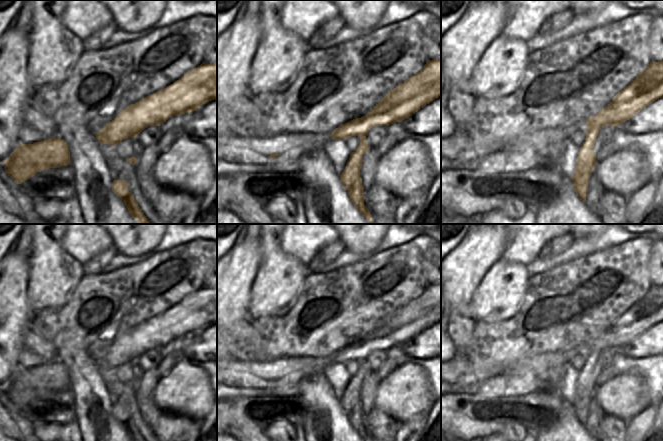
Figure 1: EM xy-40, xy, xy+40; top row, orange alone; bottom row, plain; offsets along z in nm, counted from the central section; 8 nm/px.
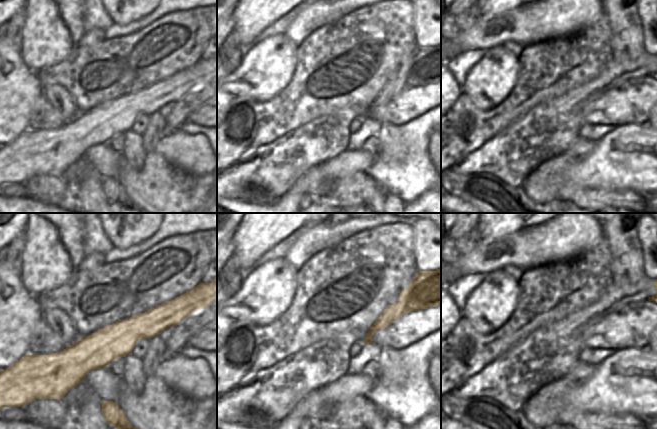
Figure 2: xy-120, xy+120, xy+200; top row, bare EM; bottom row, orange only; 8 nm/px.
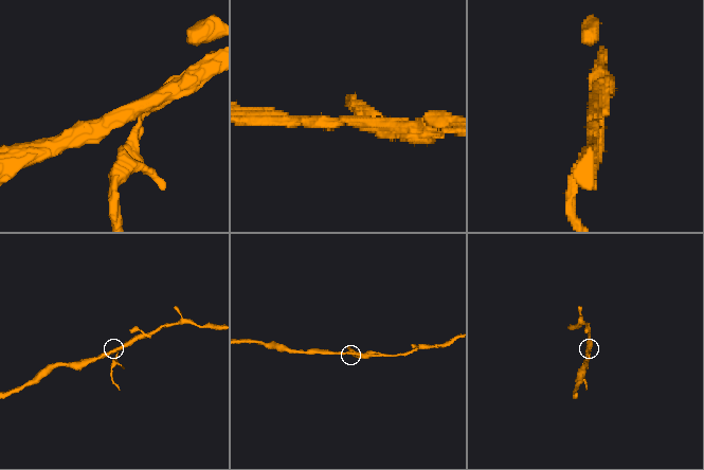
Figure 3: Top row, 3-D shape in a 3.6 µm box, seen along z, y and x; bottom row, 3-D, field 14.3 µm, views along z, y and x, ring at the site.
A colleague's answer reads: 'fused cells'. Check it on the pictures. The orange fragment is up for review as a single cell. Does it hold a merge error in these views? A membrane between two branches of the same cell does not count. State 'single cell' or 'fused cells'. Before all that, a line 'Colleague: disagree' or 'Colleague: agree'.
Colleague: agree
fused cells

